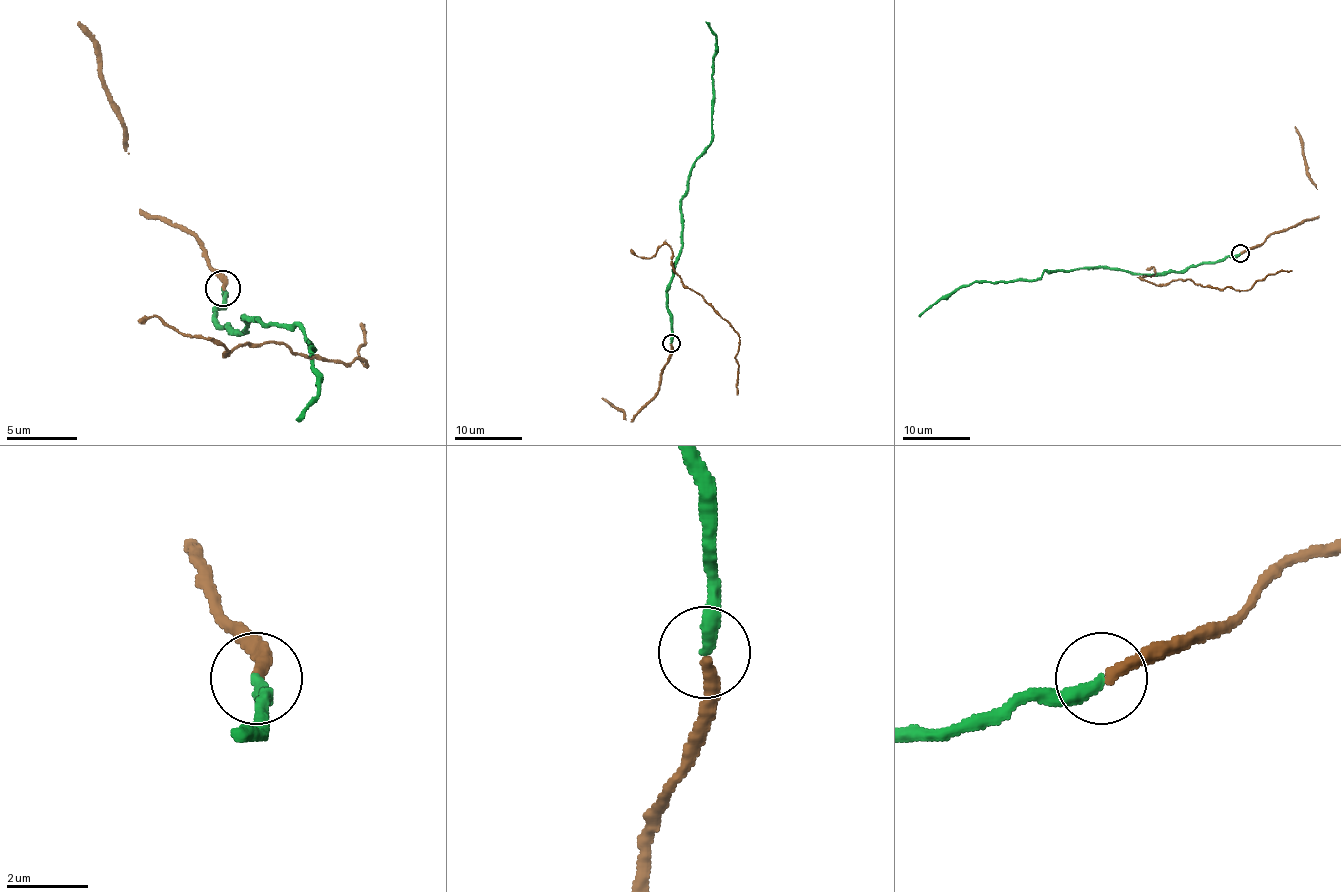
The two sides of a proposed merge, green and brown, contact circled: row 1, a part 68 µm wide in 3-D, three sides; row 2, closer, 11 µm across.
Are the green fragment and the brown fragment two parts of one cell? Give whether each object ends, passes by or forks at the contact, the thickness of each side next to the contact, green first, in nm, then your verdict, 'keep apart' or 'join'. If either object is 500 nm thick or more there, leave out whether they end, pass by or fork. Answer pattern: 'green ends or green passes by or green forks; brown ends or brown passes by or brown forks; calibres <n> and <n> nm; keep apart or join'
green ends; brown ends; calibres 360 and 320 nm; join

